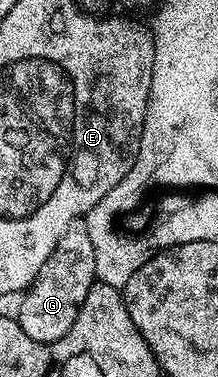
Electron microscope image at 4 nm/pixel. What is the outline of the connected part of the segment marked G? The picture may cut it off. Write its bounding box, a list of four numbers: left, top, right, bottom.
[17,217,96,342]

